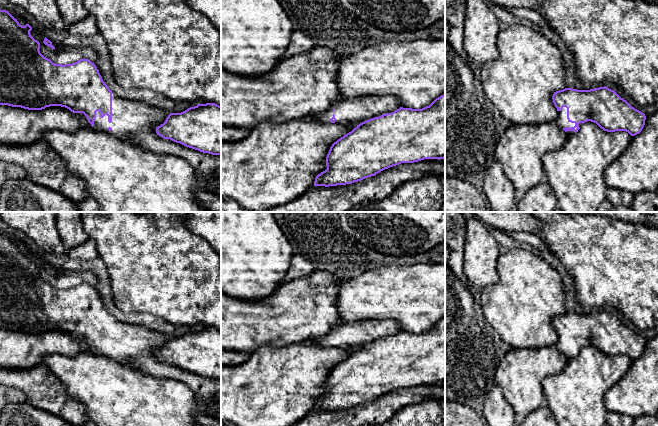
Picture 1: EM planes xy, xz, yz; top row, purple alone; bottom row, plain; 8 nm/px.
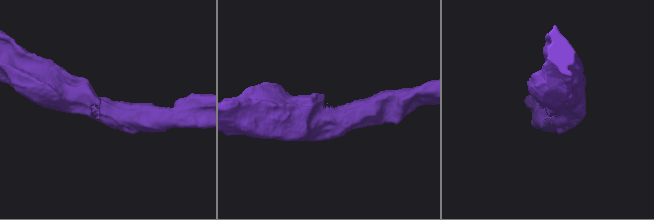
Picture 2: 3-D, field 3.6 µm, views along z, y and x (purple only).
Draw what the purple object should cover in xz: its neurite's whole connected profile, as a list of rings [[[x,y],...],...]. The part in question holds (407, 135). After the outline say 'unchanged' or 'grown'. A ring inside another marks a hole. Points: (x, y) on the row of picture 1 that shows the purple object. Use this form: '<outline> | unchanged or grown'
[[[445,93],[422,109],[403,108],[399,99],[392,95],[339,99],[318,117],[323,123],[354,124],[356,127],[332,144],[326,157],[327,169],[316,176],[314,186],[352,184],[401,163],[445,158]]] | grown

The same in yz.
[[[606,86],[590,90],[565,88],[554,92],[552,99],[558,111],[558,126],[563,129],[568,136],[578,132],[582,124],[587,121],[596,123],[604,131],[626,131],[631,136],[639,134],[645,125],[645,114],[632,107],[614,90]]] | grown

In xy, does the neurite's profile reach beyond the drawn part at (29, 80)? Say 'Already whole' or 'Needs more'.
Needs more

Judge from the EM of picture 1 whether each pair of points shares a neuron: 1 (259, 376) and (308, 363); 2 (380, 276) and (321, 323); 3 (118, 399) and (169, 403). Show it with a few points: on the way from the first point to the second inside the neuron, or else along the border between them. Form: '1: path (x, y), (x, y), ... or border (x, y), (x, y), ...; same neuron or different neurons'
1: path (271, 376), (296, 374); same neuron
2: border (338, 286), (337, 312), (343, 322); different neurons
3: path (131, 400), (145, 400), (148, 403), (156, 403); same neuron

